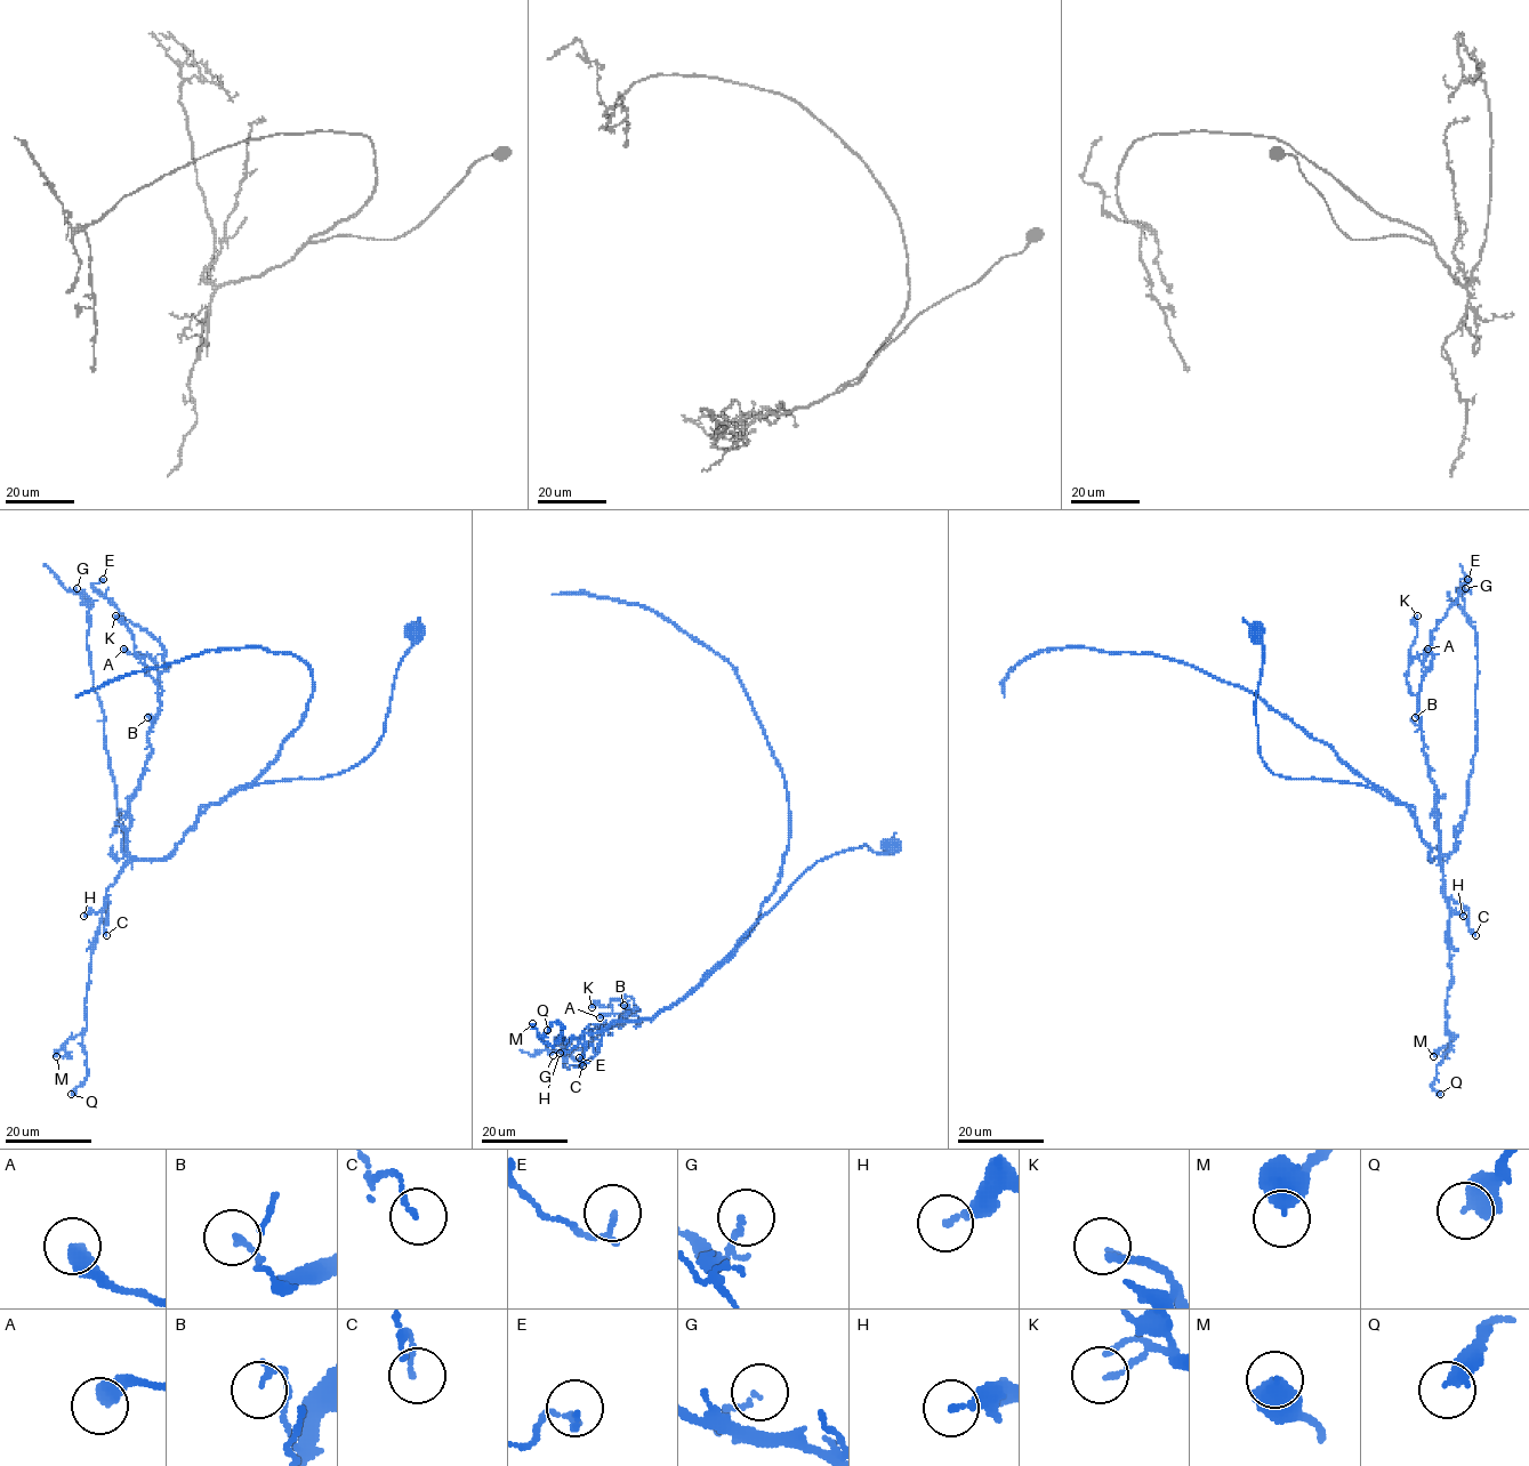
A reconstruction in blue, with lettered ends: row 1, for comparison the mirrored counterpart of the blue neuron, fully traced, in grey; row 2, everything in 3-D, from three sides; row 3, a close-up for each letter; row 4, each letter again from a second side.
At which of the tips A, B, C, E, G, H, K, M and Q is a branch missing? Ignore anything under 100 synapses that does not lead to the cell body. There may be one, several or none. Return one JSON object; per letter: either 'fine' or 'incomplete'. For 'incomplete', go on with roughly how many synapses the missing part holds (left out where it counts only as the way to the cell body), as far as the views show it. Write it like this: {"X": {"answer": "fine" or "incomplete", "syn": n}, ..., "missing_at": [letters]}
{"A": {"answer": "fine"}, "B": {"answer": "fine"}, "C": {"answer": "fine"}, "E": {"answer": "fine"}, "G": {"answer": "fine"}, "H": {"answer": "fine"}, "K": {"answer": "fine"}, "M": {"answer": "fine"}, "Q": {"answer": "fine"}, "missing_at": []}

